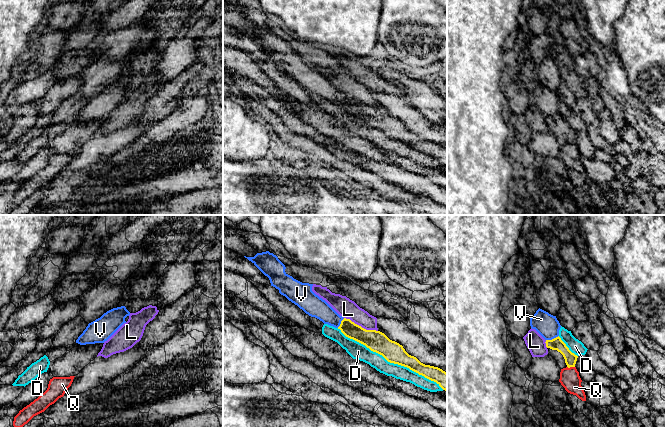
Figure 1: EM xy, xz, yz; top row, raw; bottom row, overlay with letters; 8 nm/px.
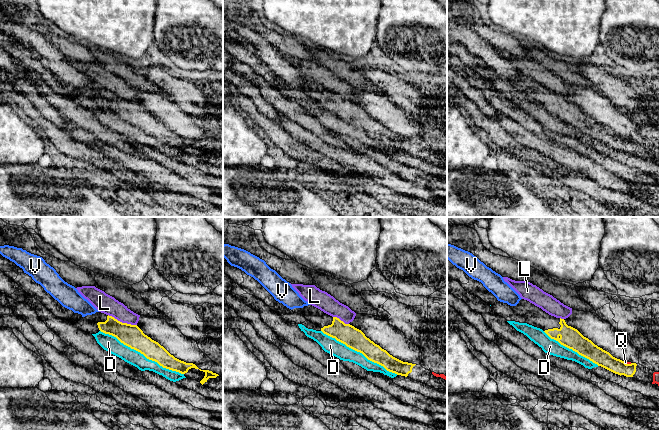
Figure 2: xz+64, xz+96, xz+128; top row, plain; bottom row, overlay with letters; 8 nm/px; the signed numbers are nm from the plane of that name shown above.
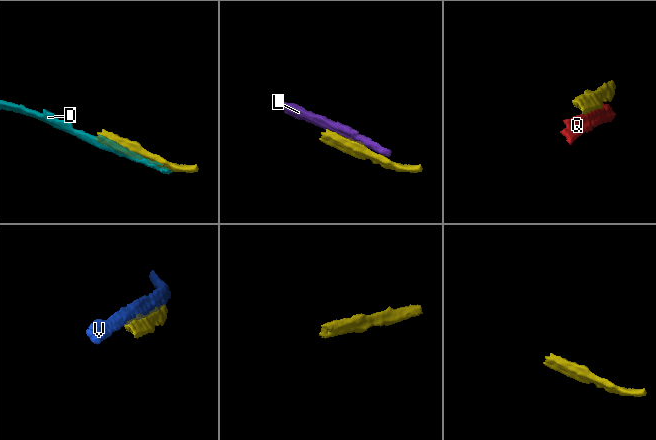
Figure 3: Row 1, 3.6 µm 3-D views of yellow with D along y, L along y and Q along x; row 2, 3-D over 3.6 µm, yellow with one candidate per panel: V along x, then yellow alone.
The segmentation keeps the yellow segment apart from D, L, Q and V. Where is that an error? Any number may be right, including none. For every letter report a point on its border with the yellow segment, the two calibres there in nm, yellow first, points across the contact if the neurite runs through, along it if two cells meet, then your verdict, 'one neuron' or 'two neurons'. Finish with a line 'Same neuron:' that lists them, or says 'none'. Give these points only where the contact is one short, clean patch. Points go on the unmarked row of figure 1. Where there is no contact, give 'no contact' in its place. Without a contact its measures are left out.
D: meets yellow in xz at (390, 138); 170 nm thick on the yellow side, 120 nm on the other; two neurons
L: meets yellow in xz at (360, 102); 170 nm thick on the yellow side, 150 nm on the other; two neurons
Q: meets yellow in yz at (571, 142); 100 nm thick on the yellow side, 160 nm on the other; two neurons
V: meets yellow in yz at (552, 115); 100 nm thick on the yellow side, 190 nm on the other; two neurons
Same neuron: none

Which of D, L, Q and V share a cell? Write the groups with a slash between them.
D / L / Q / V

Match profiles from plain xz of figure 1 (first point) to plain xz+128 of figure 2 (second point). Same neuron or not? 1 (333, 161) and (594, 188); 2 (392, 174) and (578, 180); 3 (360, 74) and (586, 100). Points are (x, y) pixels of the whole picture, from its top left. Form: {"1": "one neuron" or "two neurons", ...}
{"1": "two neurons", "2": "two neurons", "3": "two neurons"}

